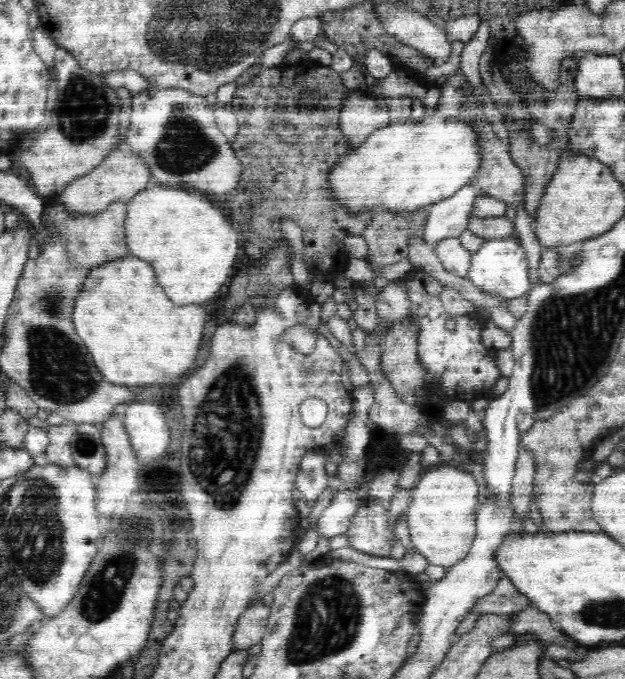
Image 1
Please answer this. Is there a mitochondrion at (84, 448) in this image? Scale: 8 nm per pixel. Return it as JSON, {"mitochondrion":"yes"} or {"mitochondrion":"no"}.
{"mitochondrion":"yes"}

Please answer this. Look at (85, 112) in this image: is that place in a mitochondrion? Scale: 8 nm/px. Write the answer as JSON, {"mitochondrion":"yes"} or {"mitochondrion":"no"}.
{"mitochondrion":"yes"}

